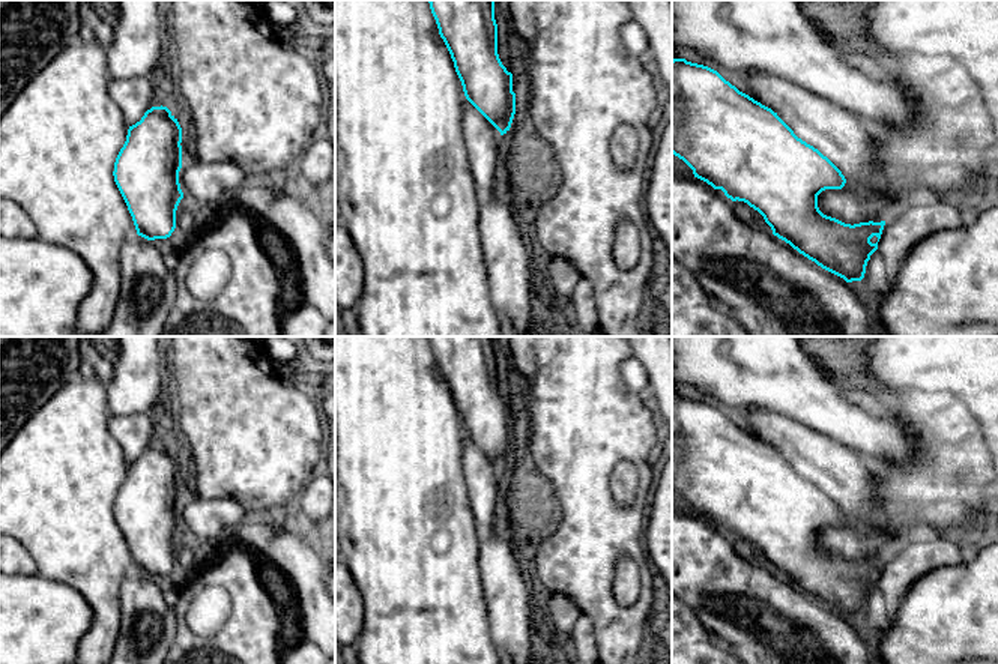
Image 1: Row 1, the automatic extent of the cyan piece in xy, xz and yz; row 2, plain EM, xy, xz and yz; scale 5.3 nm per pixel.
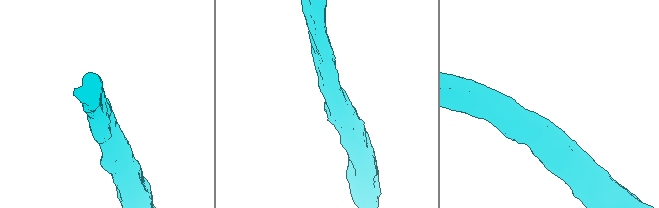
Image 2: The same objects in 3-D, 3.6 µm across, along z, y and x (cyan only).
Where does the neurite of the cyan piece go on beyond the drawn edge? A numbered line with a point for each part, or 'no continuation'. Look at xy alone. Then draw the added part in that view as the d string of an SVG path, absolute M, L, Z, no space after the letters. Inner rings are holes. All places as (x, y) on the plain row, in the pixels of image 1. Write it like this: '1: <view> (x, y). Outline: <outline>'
1: xy (134, 433). Outline: M153 413L111 416L108 430L119 442L126 461L132 463L153 443L158 419Z

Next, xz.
1: xz (484, 482). Outline: M464 434L463 478L475 515L475 530L487 535L502 512L504 478L501 469Z

